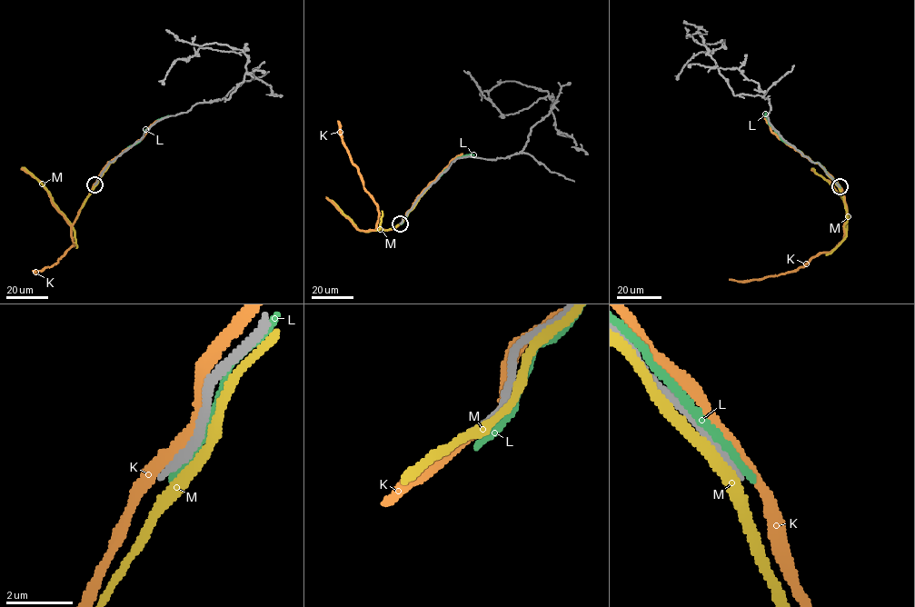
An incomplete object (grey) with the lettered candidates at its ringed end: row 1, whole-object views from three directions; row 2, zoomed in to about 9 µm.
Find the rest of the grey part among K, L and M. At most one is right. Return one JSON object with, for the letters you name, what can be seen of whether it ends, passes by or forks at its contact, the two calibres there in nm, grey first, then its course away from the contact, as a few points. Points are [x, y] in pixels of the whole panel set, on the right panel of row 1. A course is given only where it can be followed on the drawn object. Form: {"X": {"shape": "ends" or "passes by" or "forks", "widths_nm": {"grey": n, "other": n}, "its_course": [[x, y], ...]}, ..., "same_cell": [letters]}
{"same_cell": []}

